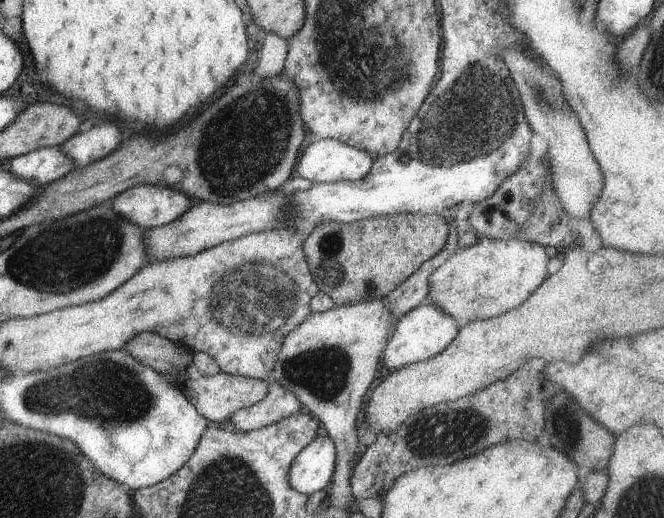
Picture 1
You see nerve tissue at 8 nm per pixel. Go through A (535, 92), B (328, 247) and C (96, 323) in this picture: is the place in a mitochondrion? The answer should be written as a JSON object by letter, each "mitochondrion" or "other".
{"A":"mitochondrion","B":"mitochondrion","C":"other"}

